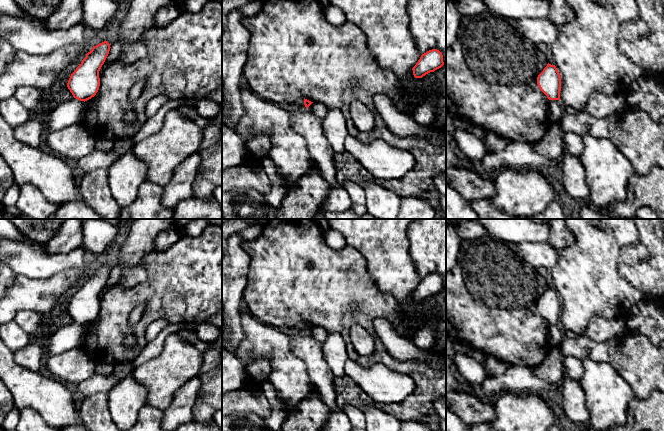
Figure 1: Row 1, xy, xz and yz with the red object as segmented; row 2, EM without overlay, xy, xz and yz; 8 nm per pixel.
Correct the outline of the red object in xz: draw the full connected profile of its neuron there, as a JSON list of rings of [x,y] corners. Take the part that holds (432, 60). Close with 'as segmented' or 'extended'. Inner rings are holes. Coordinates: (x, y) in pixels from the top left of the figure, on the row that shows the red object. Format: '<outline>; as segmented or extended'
[[[432,49],[422,54],[416,65],[412,68],[415,78],[422,78],[430,72],[444,65],[443,55],[437,49]]]; as segmented

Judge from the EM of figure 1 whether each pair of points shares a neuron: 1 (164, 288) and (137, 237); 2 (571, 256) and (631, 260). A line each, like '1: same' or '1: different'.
1: different
2: different

